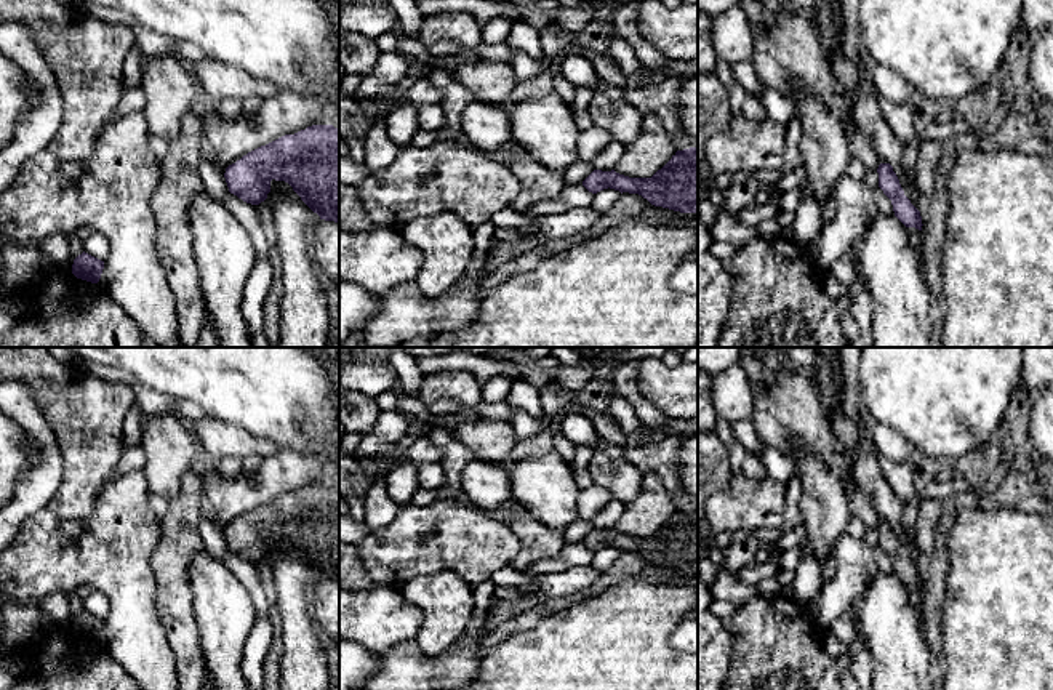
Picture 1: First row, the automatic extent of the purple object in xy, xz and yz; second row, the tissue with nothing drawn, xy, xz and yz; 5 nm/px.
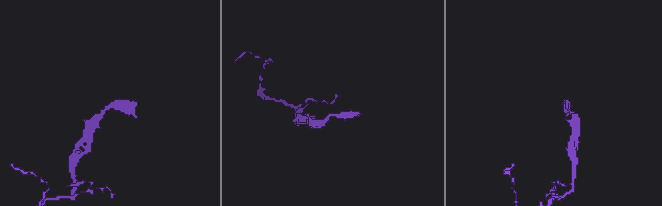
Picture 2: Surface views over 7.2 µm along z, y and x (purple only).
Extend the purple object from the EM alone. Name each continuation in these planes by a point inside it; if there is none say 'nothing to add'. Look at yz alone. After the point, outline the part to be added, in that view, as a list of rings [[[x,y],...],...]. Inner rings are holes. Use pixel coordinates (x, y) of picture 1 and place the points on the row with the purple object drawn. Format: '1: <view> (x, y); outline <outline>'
nothing to add

